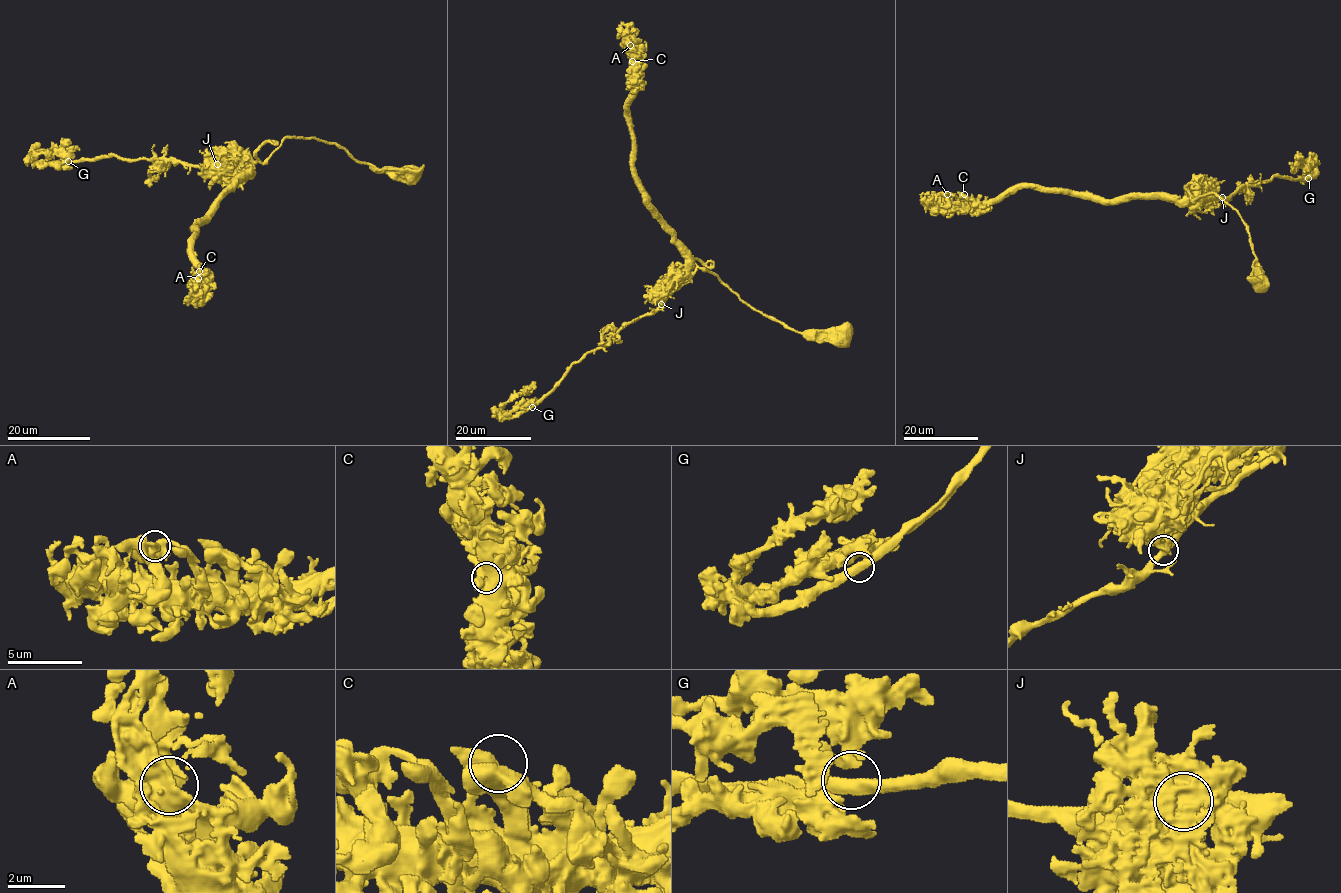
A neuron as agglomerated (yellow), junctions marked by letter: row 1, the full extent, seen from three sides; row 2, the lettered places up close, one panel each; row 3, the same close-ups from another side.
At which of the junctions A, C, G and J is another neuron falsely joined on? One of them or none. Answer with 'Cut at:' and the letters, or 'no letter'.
Cut at: J

